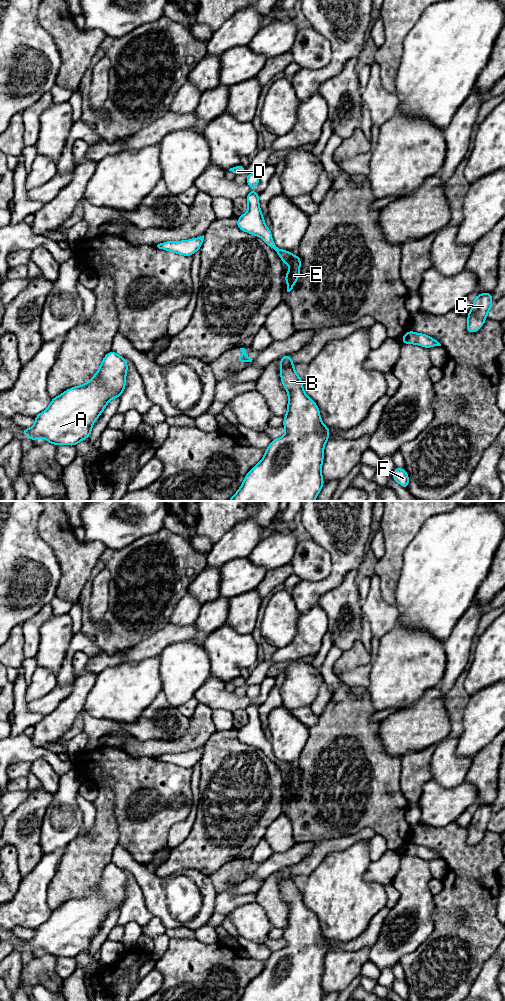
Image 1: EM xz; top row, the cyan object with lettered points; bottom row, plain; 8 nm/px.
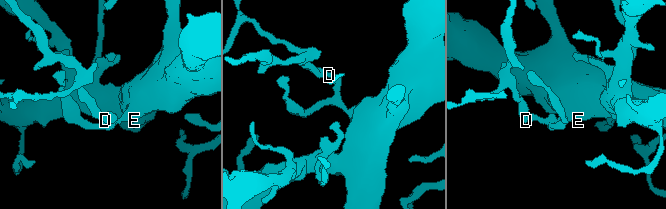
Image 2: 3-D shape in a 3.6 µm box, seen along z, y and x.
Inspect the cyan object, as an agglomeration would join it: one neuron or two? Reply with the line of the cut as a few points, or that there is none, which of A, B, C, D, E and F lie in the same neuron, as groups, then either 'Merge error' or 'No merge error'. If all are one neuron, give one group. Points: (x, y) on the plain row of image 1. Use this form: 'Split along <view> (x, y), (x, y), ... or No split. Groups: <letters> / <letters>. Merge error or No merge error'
No split. Groups: A B C D E F. No merge error

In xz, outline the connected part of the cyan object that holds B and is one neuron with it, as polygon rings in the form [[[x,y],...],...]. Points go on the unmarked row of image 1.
[[[291,866],[279,873],[281,893],[288,905],[287,925],[283,933],[286,945],[271,953],[261,973],[245,987],[239,1001],[322,1001],[324,958],[331,941],[323,936],[317,916],[303,902],[302,890],[295,883]]]

